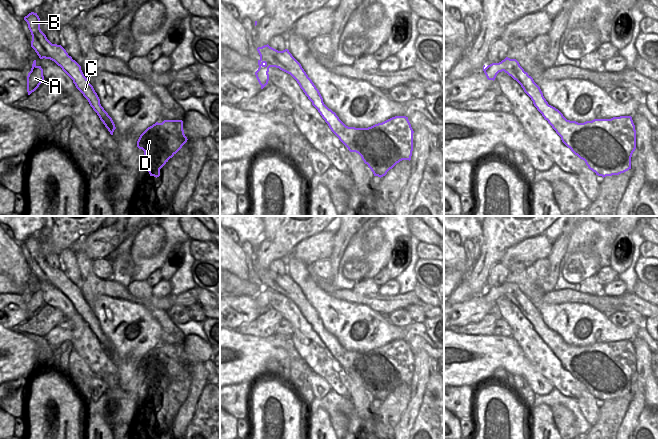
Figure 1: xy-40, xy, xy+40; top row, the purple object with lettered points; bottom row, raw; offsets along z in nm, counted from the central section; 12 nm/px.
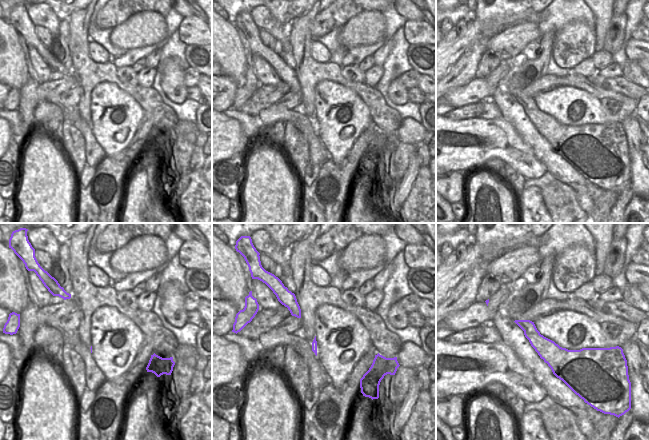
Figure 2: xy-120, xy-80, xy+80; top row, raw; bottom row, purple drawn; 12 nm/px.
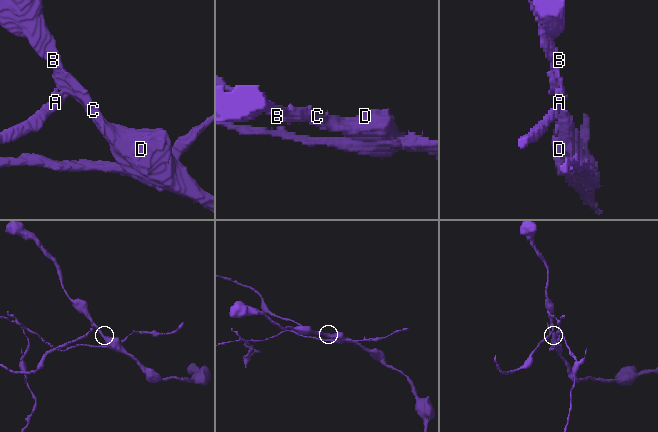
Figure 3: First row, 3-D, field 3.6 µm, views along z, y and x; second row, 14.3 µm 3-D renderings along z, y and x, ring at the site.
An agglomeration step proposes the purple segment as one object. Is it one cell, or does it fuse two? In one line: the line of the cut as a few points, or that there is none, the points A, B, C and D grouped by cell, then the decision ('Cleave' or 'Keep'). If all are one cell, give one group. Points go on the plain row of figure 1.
Split along xy (260, 282), (265, 284), (270, 280), (274, 280), (280, 288). Groups: A / B C D. Cleave.

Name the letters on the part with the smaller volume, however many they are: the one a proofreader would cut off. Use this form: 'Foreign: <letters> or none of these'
Foreign: A.

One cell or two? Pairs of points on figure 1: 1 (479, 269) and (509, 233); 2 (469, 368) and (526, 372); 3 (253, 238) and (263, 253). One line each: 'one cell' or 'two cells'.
1: one cell
2: one cell
3: two cells

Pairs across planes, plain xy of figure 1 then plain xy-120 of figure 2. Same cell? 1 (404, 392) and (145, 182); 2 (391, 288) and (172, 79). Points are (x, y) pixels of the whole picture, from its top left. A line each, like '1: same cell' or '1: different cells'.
1: different cells
2: different cells

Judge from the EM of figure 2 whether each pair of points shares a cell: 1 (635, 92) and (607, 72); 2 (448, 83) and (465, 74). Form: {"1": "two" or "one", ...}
{"1": "two", "2": "one"}

